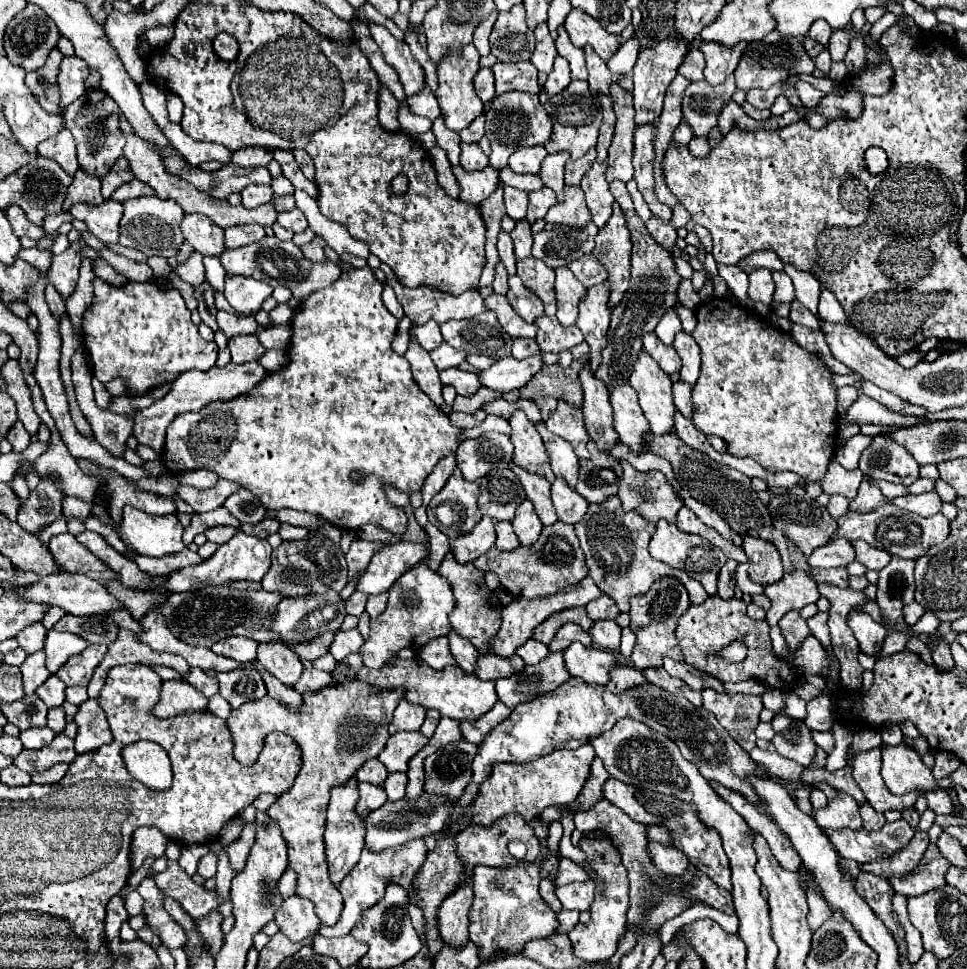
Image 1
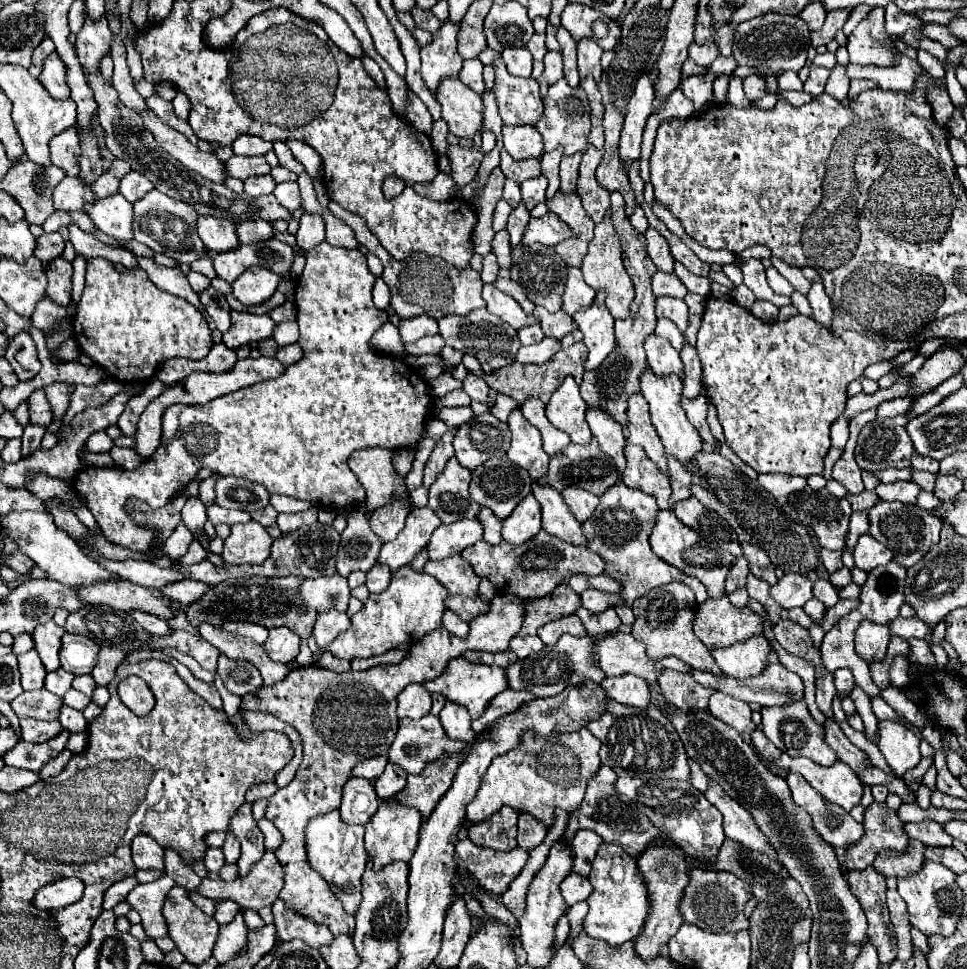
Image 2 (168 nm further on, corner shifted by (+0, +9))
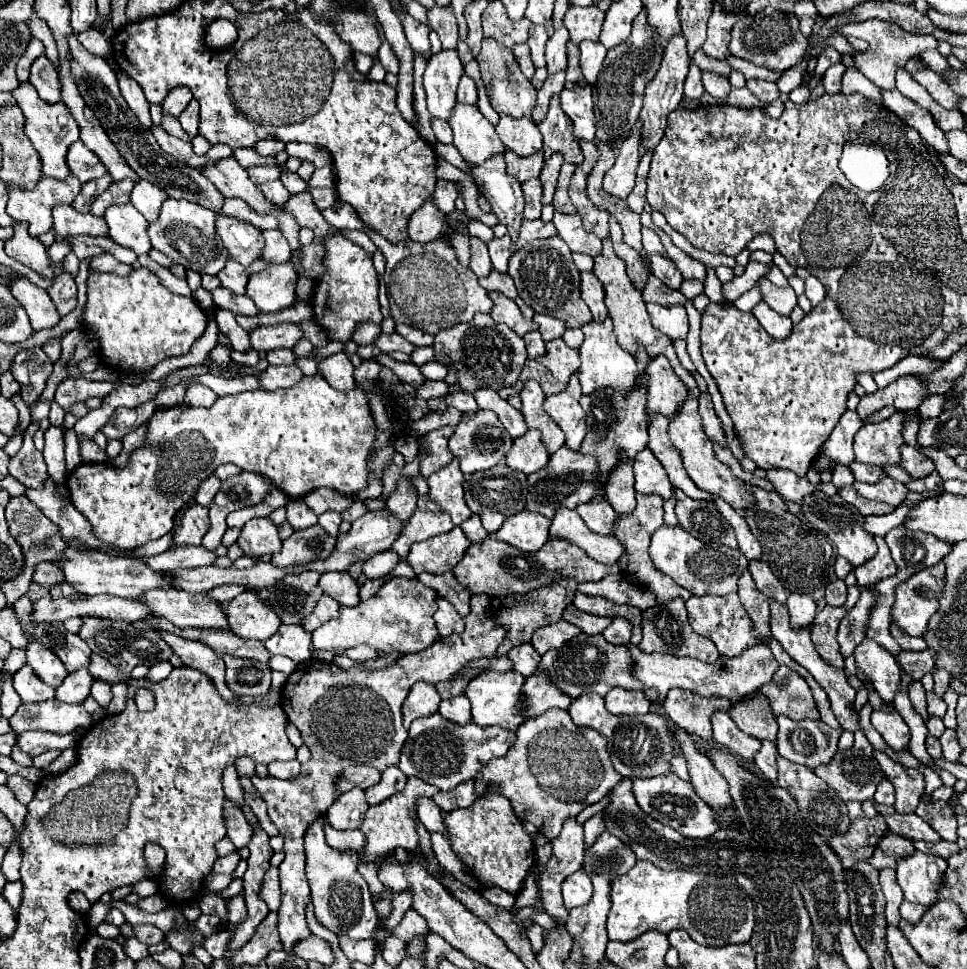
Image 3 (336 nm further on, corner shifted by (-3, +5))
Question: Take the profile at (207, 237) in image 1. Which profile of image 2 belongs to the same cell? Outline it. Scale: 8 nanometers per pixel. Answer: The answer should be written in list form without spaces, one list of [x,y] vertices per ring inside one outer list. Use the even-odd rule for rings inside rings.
[[[199,217],[197,231],[203,243],[211,251],[233,251],[241,243],[237,239],[237,225],[229,219],[215,219],[215,217]]]

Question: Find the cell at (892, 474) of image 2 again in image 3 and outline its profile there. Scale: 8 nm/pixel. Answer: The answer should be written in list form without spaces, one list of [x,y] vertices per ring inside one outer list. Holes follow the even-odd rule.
[[[850,463],[850,469],[856,477],[856,481],[864,481],[864,483],[878,483],[882,477],[886,477],[886,473],[880,467],[874,465],[866,465],[866,463]]]

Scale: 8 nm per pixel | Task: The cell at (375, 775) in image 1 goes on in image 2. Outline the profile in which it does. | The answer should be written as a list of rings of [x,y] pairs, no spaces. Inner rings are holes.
[[[387,757],[363,759],[363,761],[359,761],[359,763],[353,767],[351,775],[353,775],[353,777],[363,777],[363,779],[367,779],[367,781],[375,781],[375,779],[383,773],[385,765],[387,765]]]

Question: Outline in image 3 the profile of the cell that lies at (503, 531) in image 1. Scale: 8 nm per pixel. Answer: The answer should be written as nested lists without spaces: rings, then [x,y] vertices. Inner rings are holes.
[[[472,515],[470,519],[466,519],[462,523],[462,529],[472,543],[482,543],[490,535],[490,533],[486,533],[486,529],[482,529],[482,521],[478,515]]]

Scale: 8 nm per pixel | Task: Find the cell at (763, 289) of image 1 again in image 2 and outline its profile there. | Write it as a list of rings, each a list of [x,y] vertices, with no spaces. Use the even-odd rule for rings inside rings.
[[[749,259],[749,261],[745,261],[745,263],[741,265],[741,269],[743,269],[743,283],[755,293],[757,299],[771,301],[771,303],[777,305],[777,307],[785,307],[785,305],[791,303],[789,297],[777,295],[777,293],[769,287],[769,283],[767,283],[767,279],[765,279],[765,267],[761,265],[759,259]]]

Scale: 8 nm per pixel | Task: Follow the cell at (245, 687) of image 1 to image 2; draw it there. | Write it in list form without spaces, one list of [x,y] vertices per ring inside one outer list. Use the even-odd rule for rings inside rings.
[[[221,655],[217,673],[221,675],[227,691],[231,691],[239,697],[243,697],[263,685],[257,667],[251,665],[249,661],[233,661],[233,659]]]

